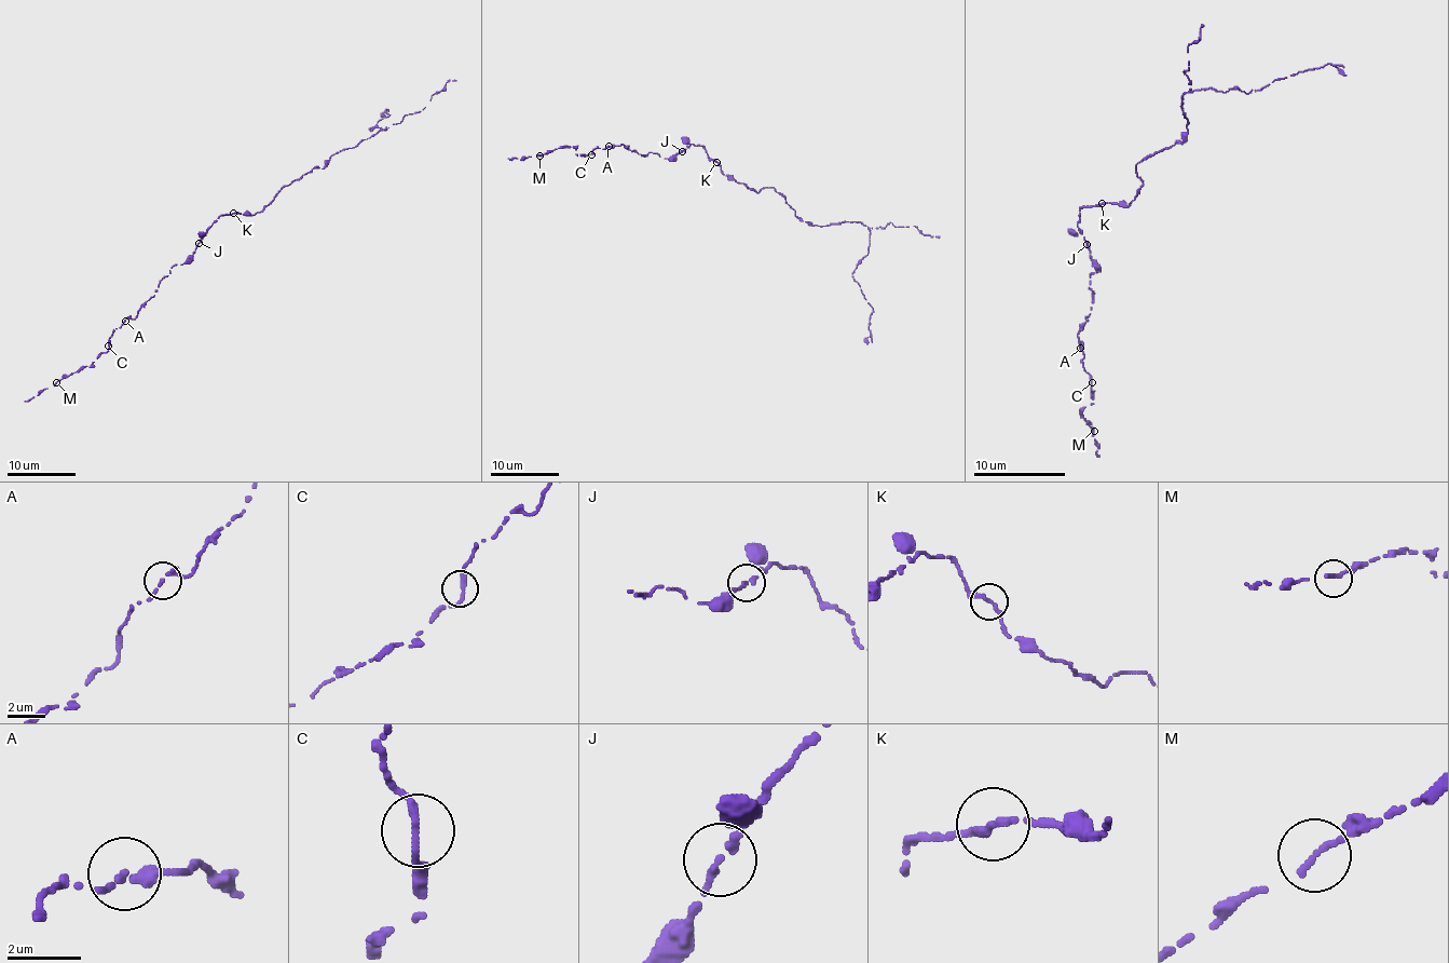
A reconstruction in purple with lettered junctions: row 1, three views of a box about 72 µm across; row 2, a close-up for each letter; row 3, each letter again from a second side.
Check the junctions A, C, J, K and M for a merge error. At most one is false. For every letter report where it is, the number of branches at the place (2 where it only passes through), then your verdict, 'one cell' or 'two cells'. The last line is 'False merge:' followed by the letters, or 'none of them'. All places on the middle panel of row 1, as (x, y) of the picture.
A: (609, 146) | 2 | one cell
C: (591, 154) | 2 | one cell
J: (682, 151) | 2 | one cell
K: (716, 162) | 2 | one cell
M: (540, 156) | 2 | one cell
False merge: none of them

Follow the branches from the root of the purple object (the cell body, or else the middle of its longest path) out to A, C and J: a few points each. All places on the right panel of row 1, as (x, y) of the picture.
A: (1112, 203), (1080, 209), (1078, 228), (1096, 270), (1089, 274), (1092, 309), (1078, 331), (1080, 348)
C: (1112, 203), (1082, 207), (1078, 224), (1096, 270), (1089, 274), (1092, 309), (1078, 331), (1082, 366), (1092, 382)
J: (1112, 203), (1087, 205), (1080, 209), (1078, 228), (1087, 244)

